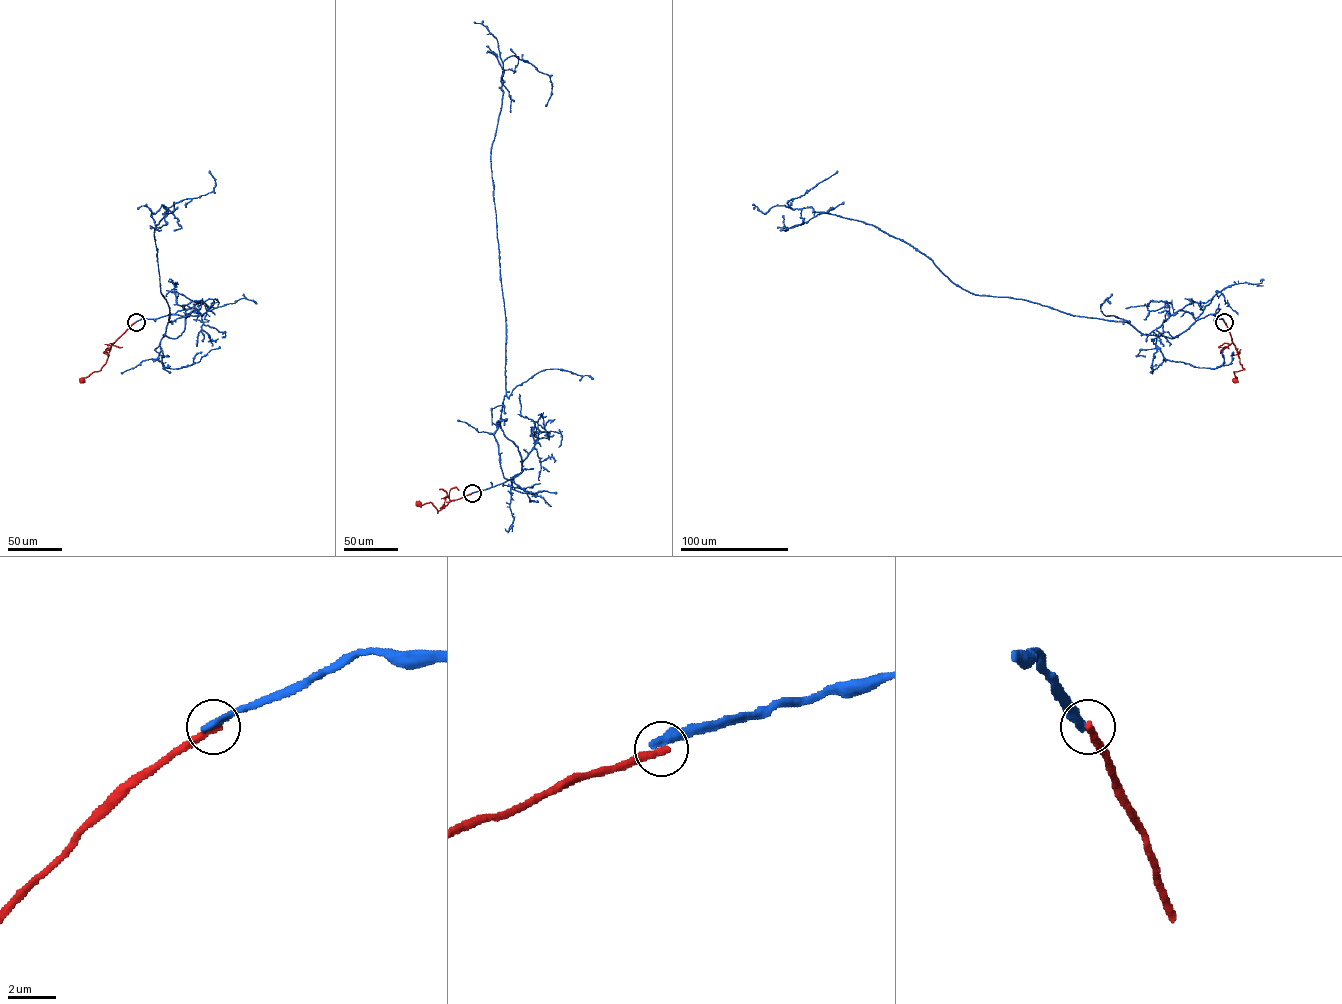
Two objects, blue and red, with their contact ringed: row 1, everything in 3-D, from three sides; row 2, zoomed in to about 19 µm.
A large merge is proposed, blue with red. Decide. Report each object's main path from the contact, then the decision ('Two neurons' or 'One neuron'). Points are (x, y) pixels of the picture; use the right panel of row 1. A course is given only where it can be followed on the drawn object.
Course of blue: (1224, 322), (1208, 315), (1170, 338), (1142, 334), (1126, 321), (973, 294), (872, 225), (789, 206), (838, 171). Course of red: (1225, 322), (1245, 369), (1233, 372), (1235, 381). Two neurons

